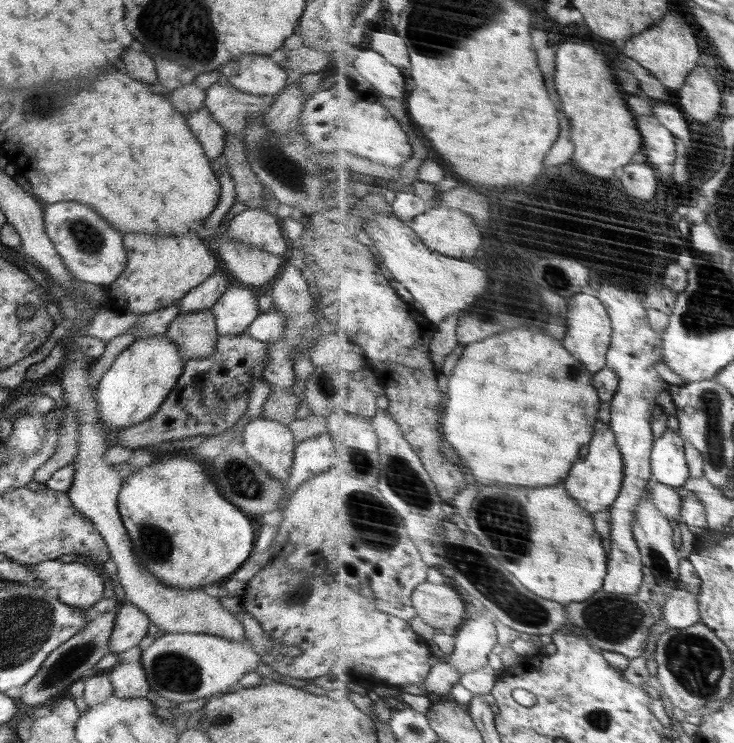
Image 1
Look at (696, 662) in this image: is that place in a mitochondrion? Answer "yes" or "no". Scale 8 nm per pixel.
yes

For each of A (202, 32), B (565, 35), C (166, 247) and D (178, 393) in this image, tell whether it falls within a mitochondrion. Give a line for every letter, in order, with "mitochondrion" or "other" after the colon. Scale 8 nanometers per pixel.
A: mitochondrion
B: other
C: other
D: other

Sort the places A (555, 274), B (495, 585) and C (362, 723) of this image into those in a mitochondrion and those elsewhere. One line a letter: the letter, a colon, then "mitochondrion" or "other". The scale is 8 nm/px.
A: other
B: mitochondrion
C: other

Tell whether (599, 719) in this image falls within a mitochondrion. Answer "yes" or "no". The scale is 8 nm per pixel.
yes

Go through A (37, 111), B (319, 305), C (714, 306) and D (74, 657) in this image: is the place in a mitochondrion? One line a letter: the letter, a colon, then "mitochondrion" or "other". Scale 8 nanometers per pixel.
A: mitochondrion
B: other
C: mitochondrion
D: mitochondrion

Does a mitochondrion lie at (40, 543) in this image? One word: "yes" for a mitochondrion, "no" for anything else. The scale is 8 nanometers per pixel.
no

